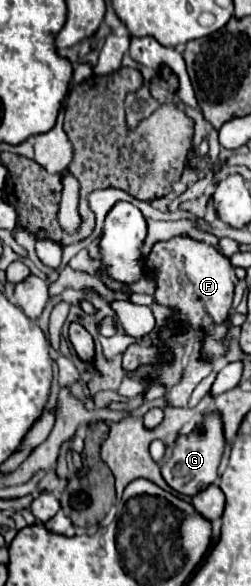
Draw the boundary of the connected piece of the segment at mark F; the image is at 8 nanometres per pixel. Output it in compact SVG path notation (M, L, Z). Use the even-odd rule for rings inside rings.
M172 237L168 241L154 243L150 255L144 259L146 273L156 279L156 291L154 301L158 305L166 305L172 309L172 317L166 321L164 327L158 331L160 345L140 345L132 343L124 351L122 367L124 371L136 371L140 365L156 365L160 361L172 361L174 353L168 345L168 341L180 333L184 327L192 327L192 331L204 331L202 339L202 359L216 361L226 355L226 333L230 327L228 313L232 307L234 297L234 283L232 283L232 265L230 259L226 259L216 247L196 241L192 237ZM178 273L188 275L188 285L178 283Z

